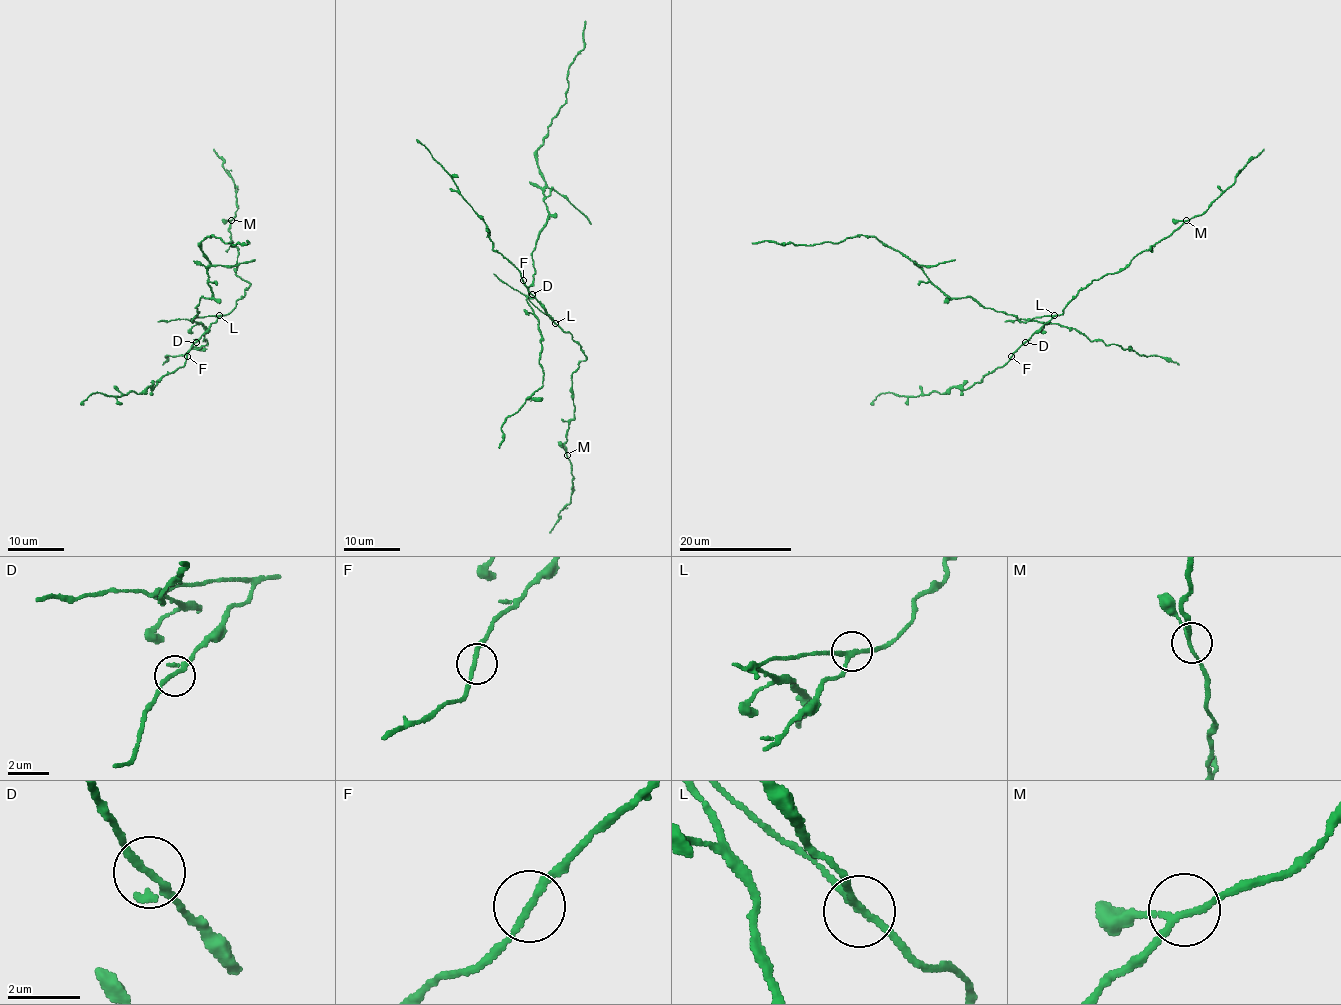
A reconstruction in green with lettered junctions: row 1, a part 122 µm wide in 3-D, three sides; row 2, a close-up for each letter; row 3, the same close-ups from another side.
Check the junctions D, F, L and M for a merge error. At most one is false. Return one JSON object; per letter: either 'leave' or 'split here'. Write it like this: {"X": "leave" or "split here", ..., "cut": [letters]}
{"D": "leave", "F": "leave", "L": "split here", "M": "leave", "cut": ["L"]}

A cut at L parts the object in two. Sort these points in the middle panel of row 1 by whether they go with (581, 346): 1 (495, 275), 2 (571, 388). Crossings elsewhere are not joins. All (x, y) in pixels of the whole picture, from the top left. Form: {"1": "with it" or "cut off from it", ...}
{"1": "cut off from it", "2": "with it"}

